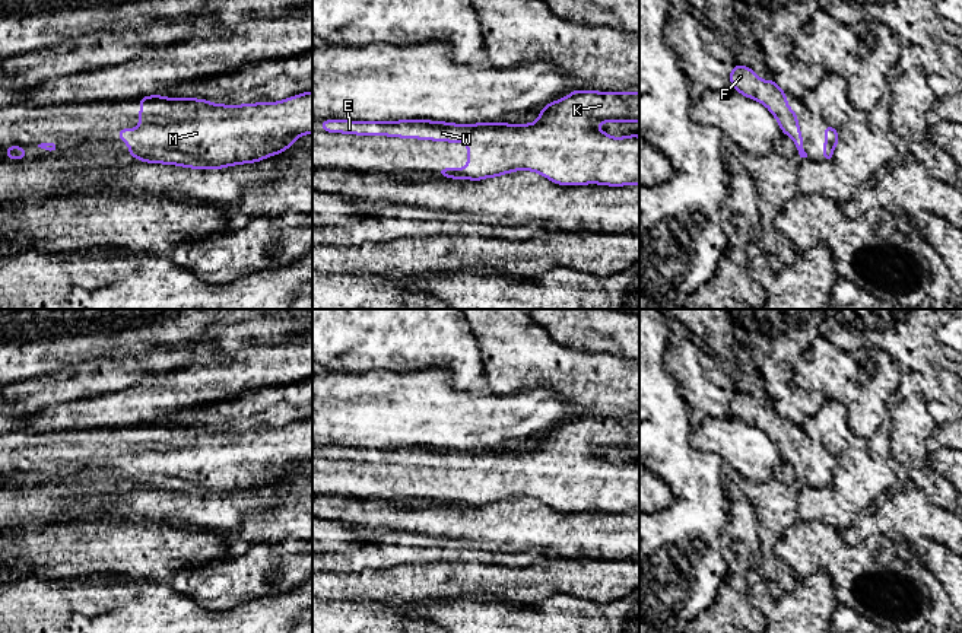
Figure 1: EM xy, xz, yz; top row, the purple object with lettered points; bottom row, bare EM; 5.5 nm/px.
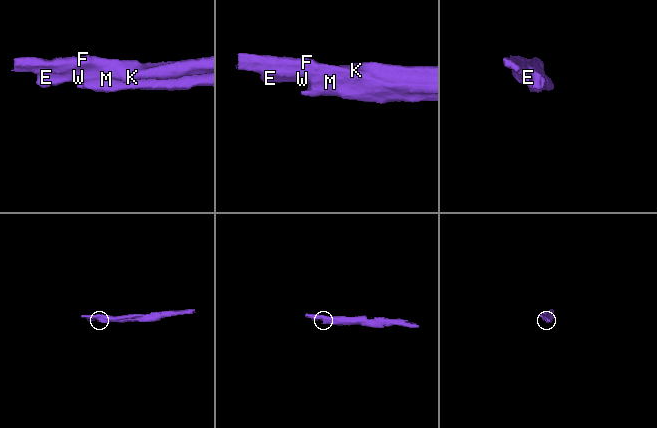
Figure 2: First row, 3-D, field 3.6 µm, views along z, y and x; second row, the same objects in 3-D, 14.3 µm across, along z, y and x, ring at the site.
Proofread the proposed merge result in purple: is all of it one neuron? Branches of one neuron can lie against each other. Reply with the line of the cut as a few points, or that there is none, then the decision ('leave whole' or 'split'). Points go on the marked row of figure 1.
no cut; leave whole

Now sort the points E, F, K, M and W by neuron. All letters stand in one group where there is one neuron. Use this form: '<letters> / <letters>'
E F K M W

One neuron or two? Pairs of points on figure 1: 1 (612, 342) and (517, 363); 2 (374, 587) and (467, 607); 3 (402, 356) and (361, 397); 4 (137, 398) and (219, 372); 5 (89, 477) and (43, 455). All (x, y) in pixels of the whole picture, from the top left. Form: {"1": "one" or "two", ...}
{"1": "two", "2": "two", "3": "two", "4": "one", "5": "two"}

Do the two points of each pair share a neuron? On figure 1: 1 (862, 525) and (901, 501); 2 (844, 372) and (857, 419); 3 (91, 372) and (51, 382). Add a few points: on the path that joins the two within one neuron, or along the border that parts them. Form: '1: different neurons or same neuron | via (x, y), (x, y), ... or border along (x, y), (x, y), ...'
1: same neuron | via (876, 528), (891, 528), (901, 515)
2: same neuron | via (844, 384), (860, 401), (860, 407)
3: same neuron | via (81, 381), (62, 382)

